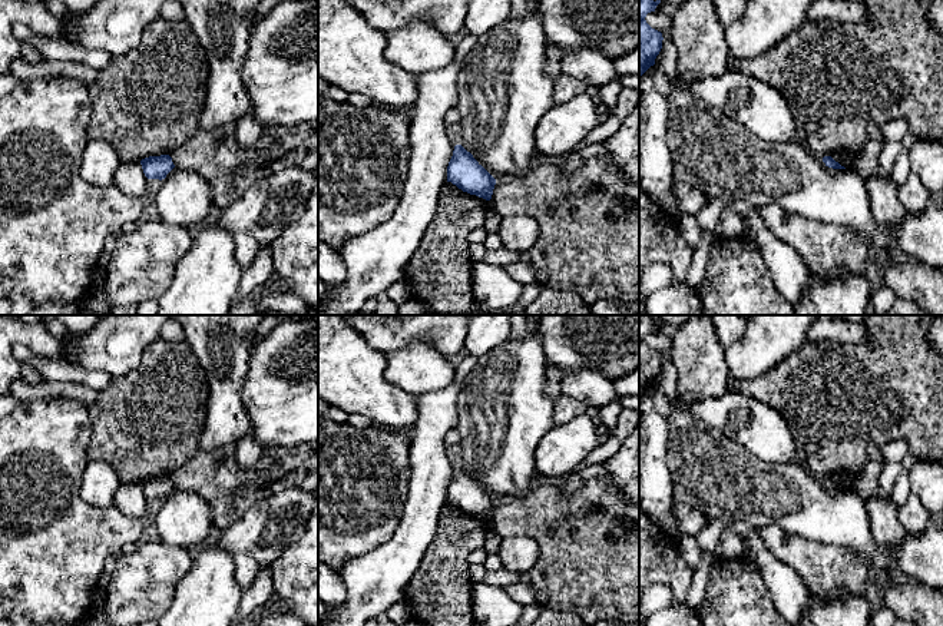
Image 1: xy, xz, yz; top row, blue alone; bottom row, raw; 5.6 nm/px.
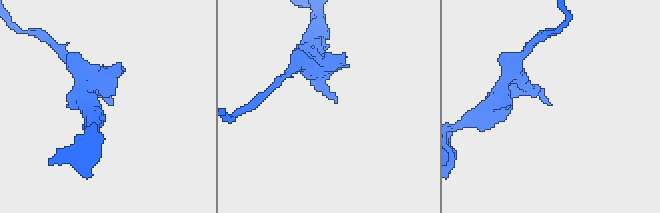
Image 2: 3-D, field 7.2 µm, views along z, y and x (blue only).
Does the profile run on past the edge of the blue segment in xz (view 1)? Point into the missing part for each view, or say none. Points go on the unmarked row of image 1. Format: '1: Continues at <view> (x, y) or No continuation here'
1: No continuation here

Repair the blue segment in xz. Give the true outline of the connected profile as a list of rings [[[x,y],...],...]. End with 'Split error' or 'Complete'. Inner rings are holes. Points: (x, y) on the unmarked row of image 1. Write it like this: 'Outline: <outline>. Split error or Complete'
Outline: [[[461,466],[454,467],[447,487],[447,503],[486,521],[492,520],[496,506],[496,500]]]. Complete

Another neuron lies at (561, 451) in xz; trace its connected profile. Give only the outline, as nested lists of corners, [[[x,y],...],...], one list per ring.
[[[586,414],[575,417],[568,424],[553,425],[535,451],[536,473],[563,480],[580,467],[605,437],[598,423]]]

